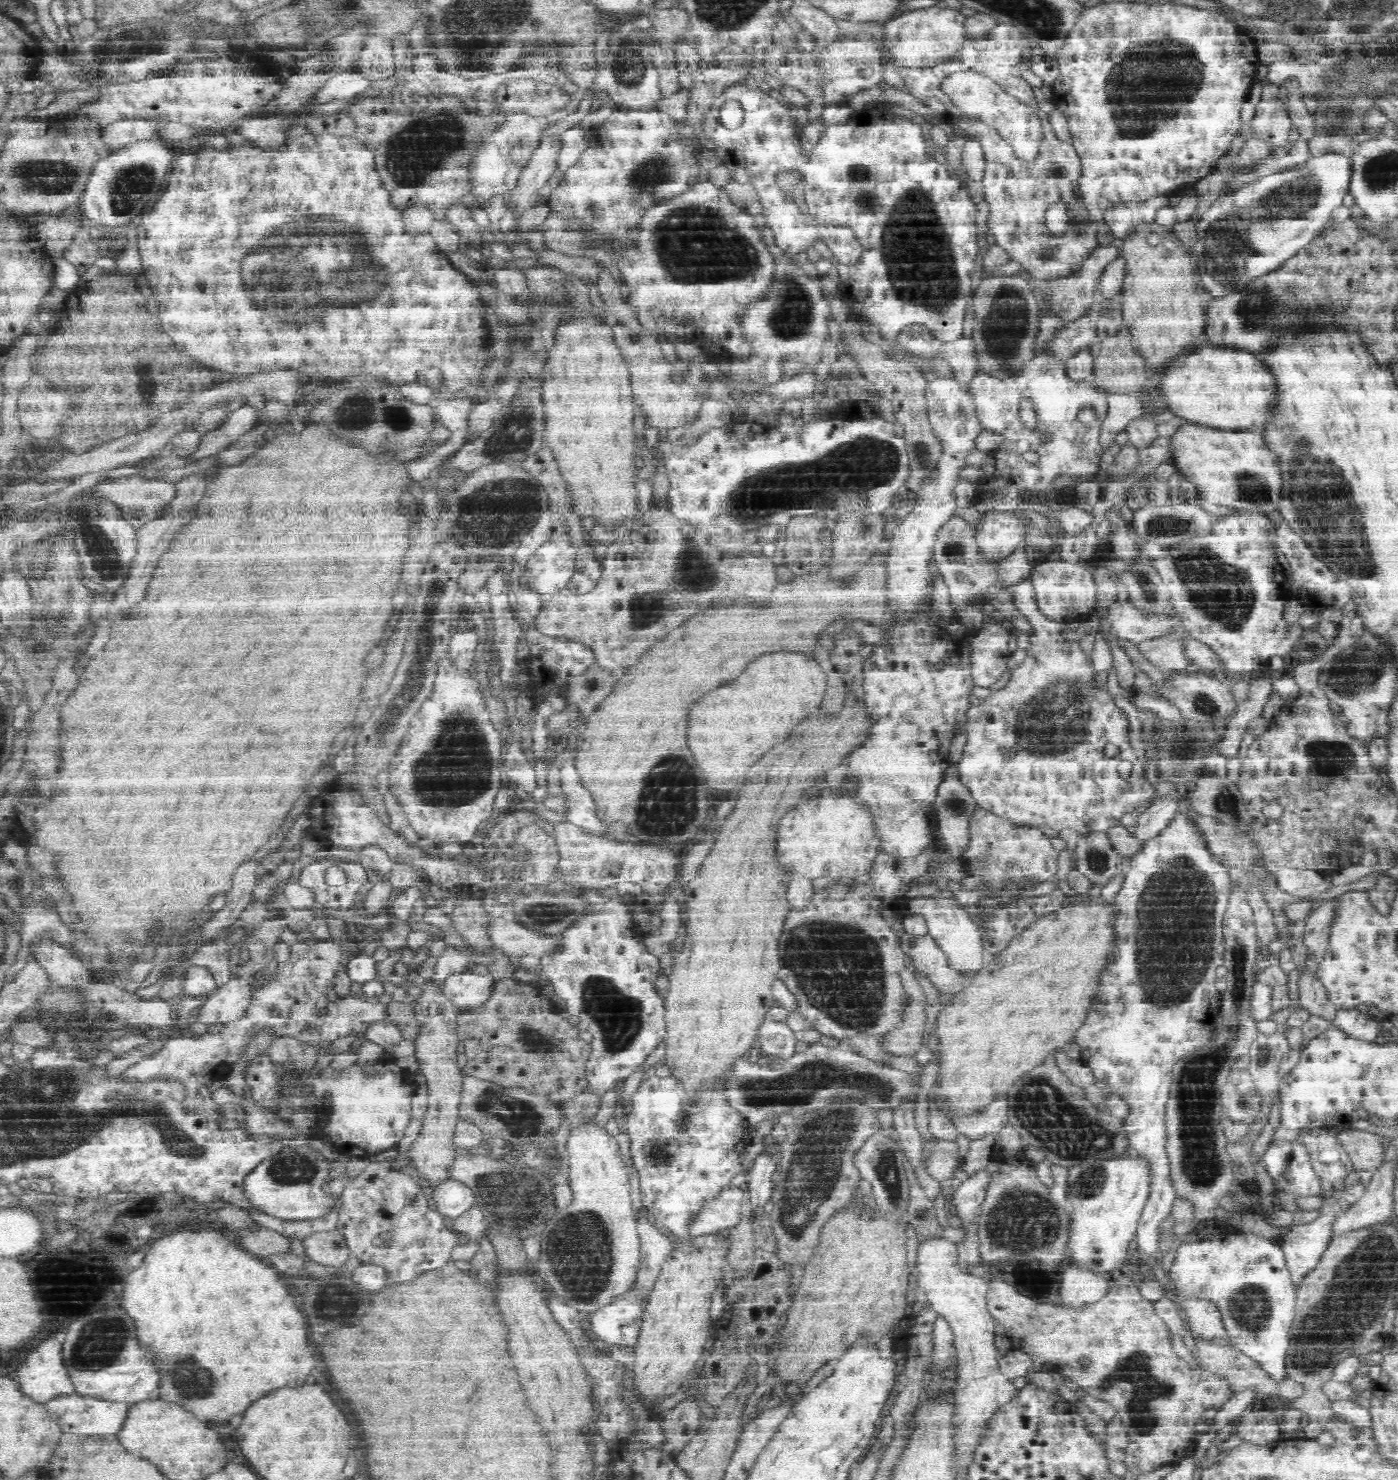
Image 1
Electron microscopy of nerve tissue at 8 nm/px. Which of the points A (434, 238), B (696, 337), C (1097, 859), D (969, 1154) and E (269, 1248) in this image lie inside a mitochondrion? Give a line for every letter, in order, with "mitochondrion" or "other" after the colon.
A: other
B: other
C: mitochondrion
D: other
E: other

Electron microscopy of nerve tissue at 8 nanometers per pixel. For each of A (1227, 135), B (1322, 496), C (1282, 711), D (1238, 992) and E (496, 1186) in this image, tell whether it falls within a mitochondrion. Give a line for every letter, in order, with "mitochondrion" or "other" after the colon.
A: other
B: mitochondrion
C: other
D: mitochondrion
E: mitochondrion

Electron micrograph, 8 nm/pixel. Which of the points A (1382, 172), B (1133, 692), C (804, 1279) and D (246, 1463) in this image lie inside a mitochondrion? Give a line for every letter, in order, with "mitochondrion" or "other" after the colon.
A: mitochondrion
B: other
C: other
D: other

